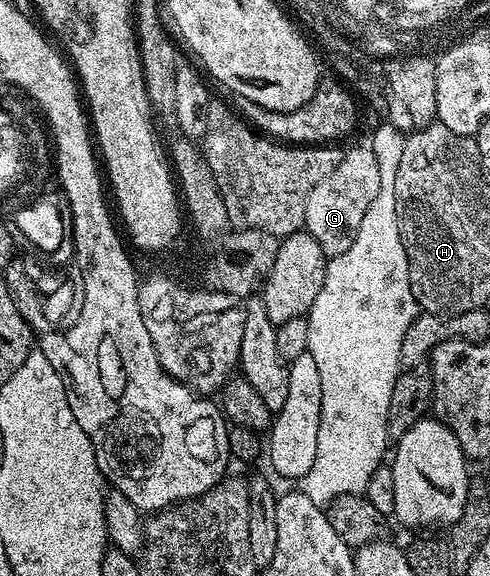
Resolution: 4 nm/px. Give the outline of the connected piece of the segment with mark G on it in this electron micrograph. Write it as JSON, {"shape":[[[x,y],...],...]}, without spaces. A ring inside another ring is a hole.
{"shape":[[[369,144],[358,145],[355,149],[347,148],[337,172],[314,191],[310,208],[304,213],[305,232],[320,243],[327,258],[344,255],[344,251],[352,247],[356,231],[360,231],[360,219],[364,219],[368,207],[372,207],[372,199],[376,199],[379,191],[380,163],[376,163],[373,148]]]}

